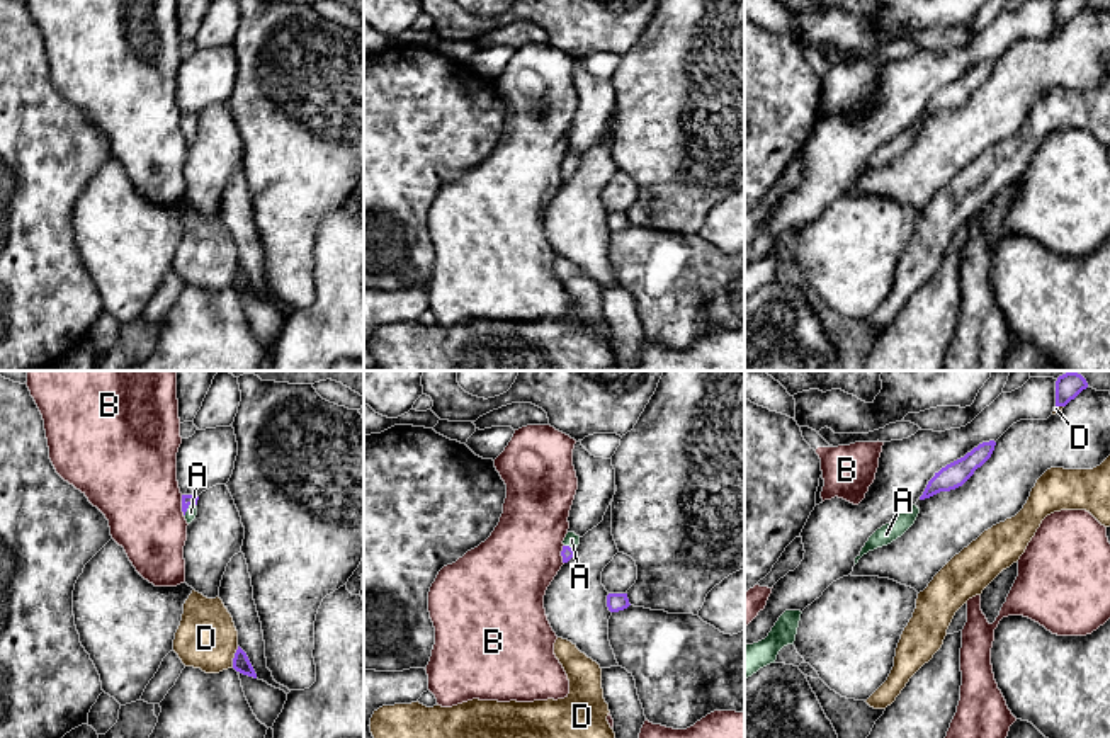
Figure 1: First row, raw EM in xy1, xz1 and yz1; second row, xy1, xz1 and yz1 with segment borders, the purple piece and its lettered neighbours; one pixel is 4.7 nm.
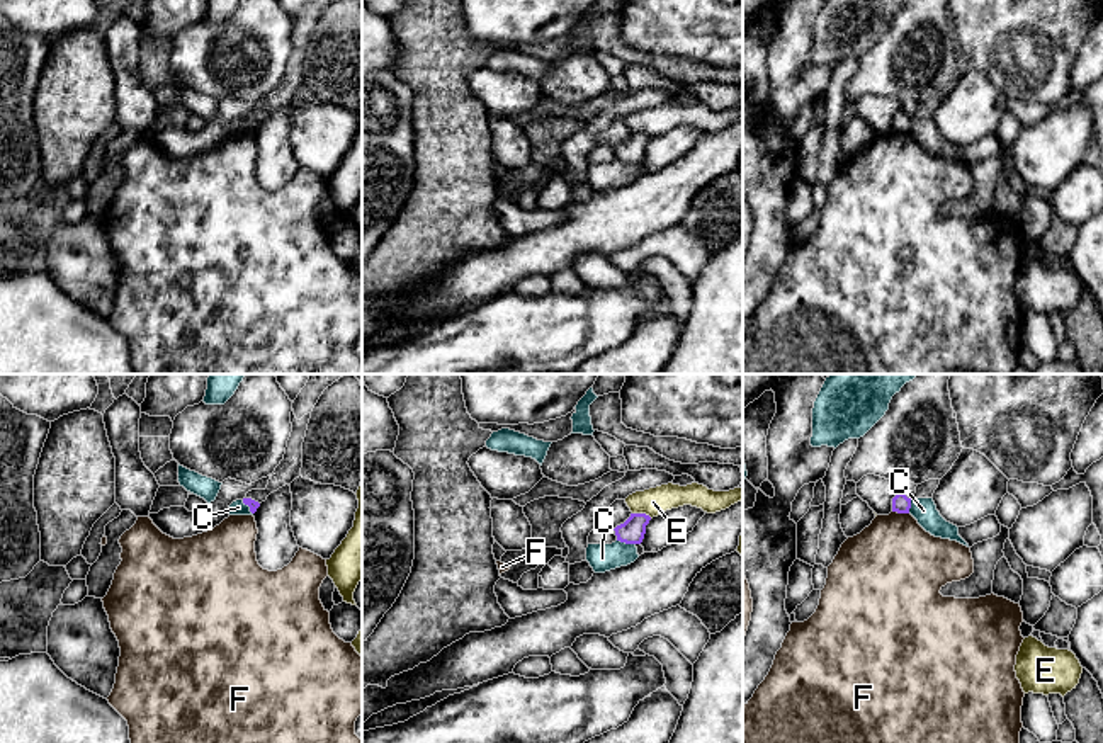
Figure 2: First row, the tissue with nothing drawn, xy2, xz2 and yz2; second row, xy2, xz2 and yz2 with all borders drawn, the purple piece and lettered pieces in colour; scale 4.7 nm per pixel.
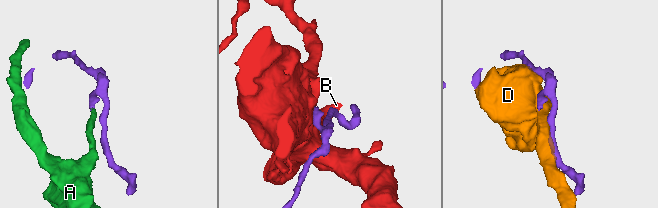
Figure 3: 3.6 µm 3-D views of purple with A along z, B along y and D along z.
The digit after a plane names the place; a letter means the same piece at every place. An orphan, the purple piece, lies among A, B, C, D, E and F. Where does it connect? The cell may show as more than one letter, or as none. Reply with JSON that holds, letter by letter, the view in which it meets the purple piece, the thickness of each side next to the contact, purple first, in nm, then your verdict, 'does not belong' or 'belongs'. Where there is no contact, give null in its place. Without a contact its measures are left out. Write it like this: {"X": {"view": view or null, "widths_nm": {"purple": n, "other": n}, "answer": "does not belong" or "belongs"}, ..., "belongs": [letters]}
{"A": {"view": "xy1", "widths_nm": {"purple": 50, "other": 50}, "answer": "belongs"}, "B": {"view": "xy1", "widths_nm": {"purple": 50, "other": 400}, "answer": "does not belong"}, "C": {"view": "xz2", "widths_nm": {"purple": 120, "other": 130}, "answer": "does not belong"}, "D": {"view": "xy1", "widths_nm": {"purple": 80, "other": 280}, "answer": "does not belong"}, "E": {"view": "xz2", "widths_nm": {"purple": 120, "other": 140}, "answer": "does not belong"}, "F": {"view": "yz2", "widths_nm": {"purple": 90, "other": 440}, "answer": "does not belong"}, "belongs": ["A"]}

